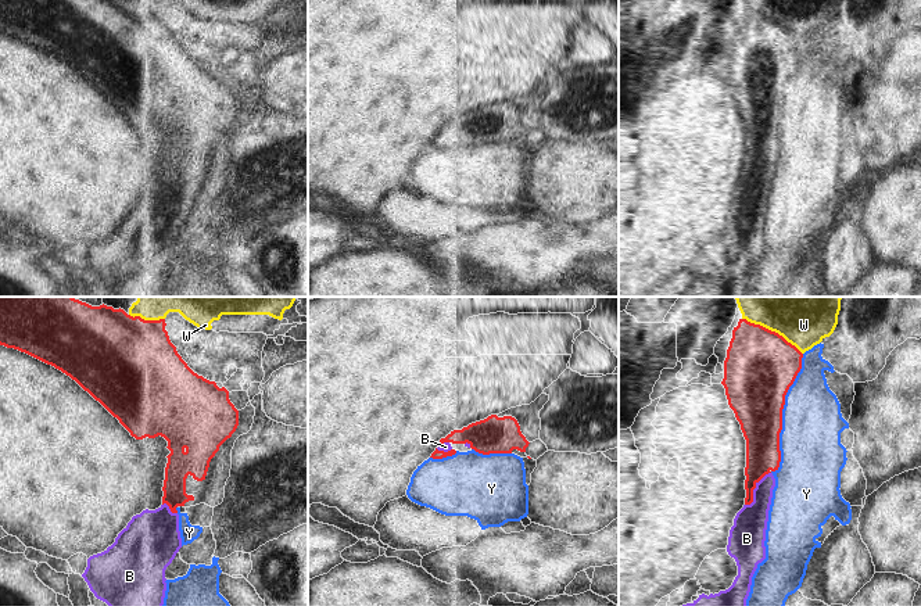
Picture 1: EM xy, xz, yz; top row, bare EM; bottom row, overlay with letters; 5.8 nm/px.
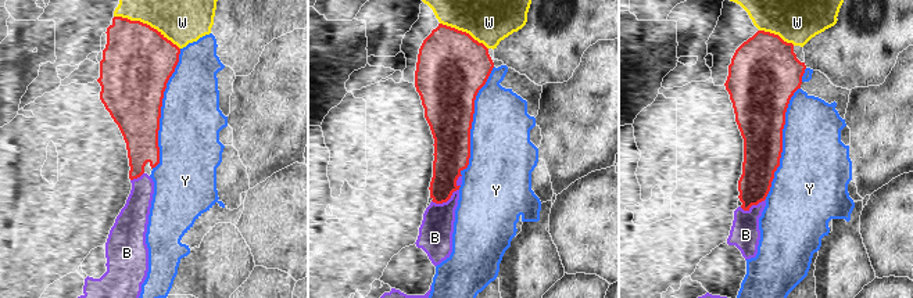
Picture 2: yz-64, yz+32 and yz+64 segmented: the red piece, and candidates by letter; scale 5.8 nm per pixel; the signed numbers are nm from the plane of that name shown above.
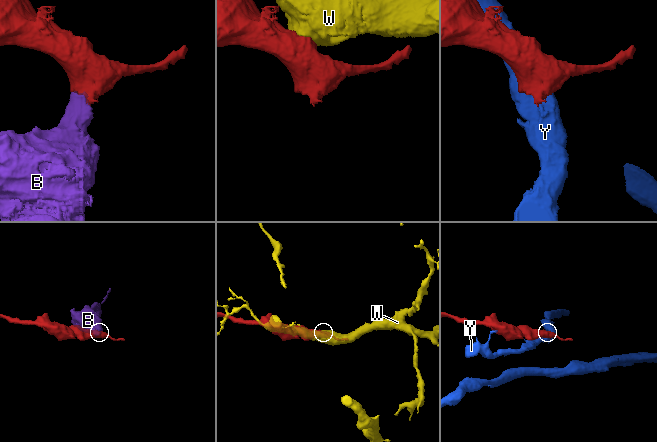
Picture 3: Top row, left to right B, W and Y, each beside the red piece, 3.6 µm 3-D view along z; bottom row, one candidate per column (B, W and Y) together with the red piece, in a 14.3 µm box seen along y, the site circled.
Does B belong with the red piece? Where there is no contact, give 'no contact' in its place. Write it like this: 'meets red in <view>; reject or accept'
meets red in yz; accept

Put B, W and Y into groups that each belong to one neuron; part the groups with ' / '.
B / W / Y

